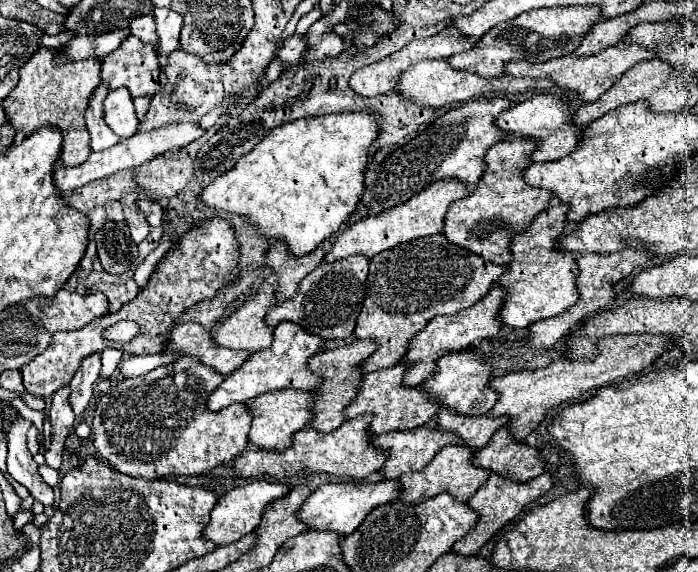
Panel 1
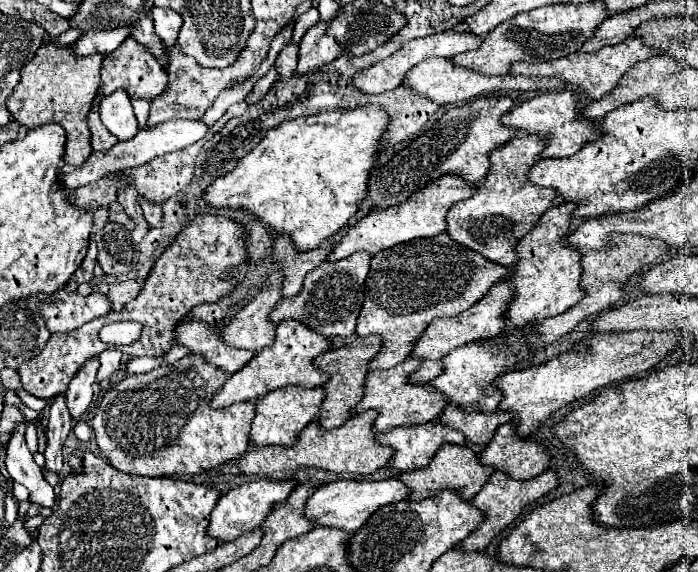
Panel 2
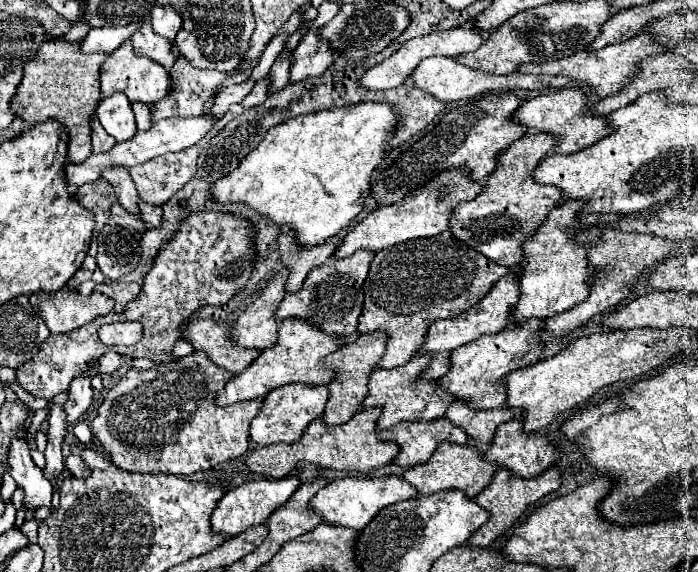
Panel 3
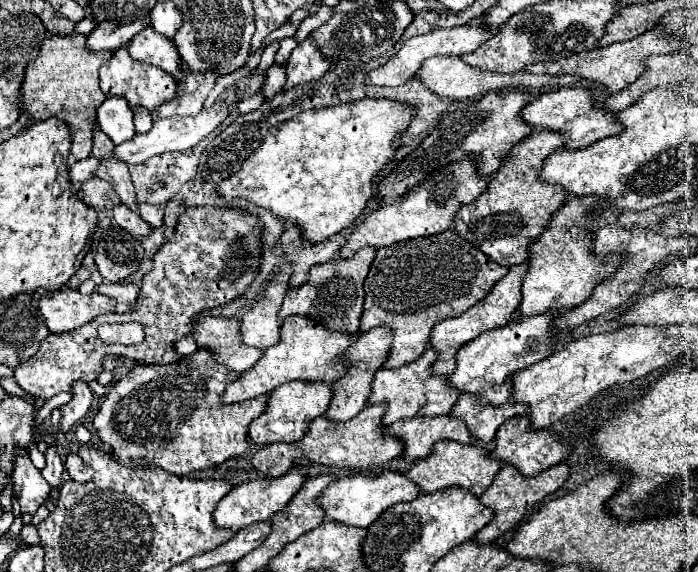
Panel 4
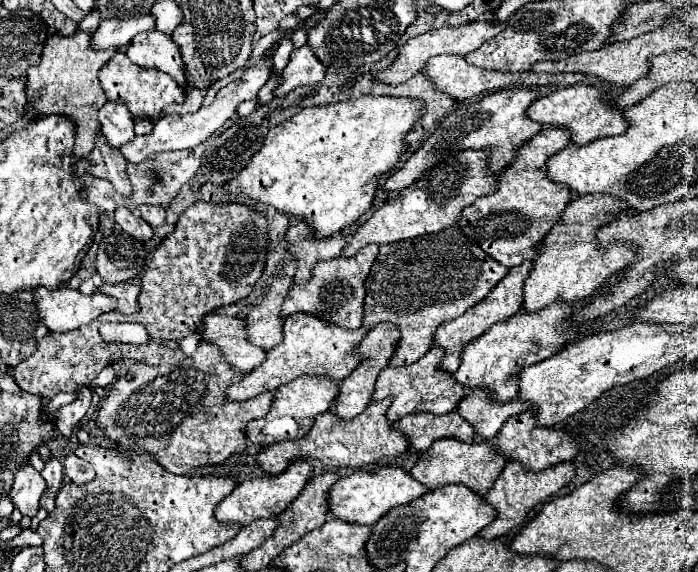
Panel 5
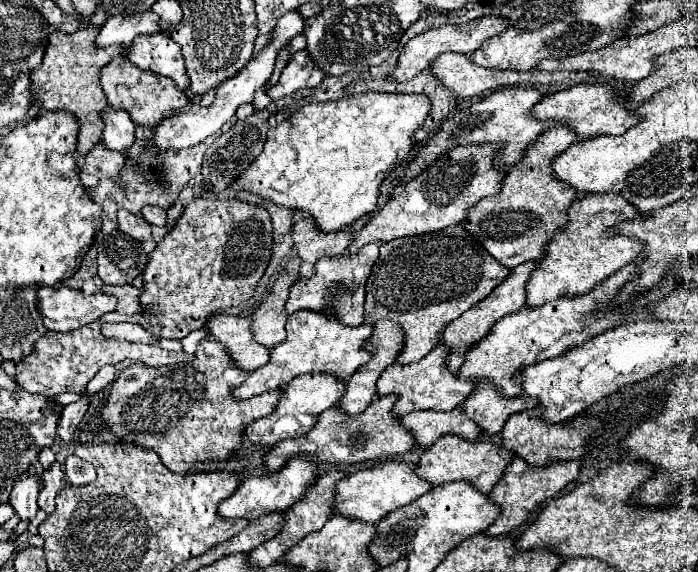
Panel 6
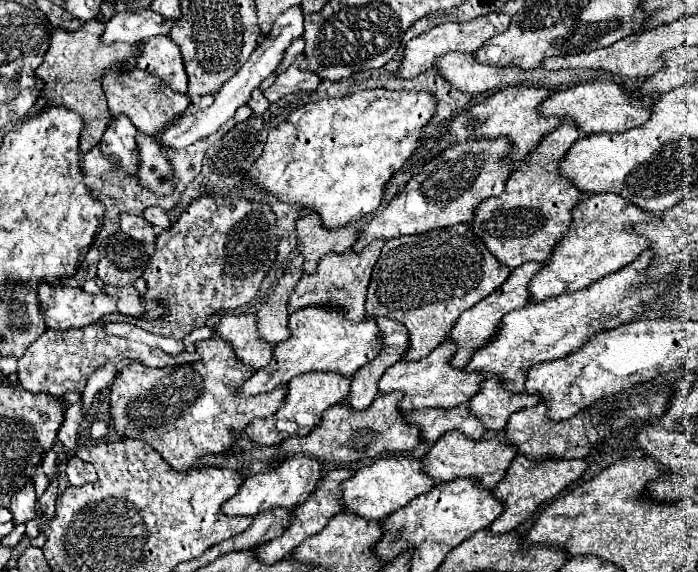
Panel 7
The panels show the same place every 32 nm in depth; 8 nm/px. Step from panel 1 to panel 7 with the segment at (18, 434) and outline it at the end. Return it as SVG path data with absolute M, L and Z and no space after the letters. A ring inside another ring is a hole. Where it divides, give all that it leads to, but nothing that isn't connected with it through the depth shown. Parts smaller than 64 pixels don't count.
M28 482L22 490L18 490L12 498L10 504L10 512L12 512L12 522L14 526L18 524L26 524L28 520L34 518L34 500L36 500L36 492L34 492L34 484Z

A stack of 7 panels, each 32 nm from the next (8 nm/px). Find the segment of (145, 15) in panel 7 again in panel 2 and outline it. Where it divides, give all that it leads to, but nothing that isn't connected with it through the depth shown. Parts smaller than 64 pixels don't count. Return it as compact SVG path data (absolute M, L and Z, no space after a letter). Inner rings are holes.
M132 26L128 28L104 28L100 32L86 32L74 46L78 56L90 54L110 54L114 52L128 36L132 34Z

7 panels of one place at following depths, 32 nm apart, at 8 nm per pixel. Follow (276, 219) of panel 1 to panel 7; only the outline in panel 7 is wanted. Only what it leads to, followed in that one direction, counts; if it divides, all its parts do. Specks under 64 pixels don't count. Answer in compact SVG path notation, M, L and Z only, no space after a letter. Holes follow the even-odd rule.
M368 88L344 98L328 98L302 104L290 112L286 122L268 132L264 154L248 172L248 180L252 180L258 188L268 190L282 202L302 204L316 210L322 216L322 224L326 228L350 224L380 208L388 180L400 172L402 166L414 156L416 148L422 144L420 132L434 114L436 98L422 90L408 92Z

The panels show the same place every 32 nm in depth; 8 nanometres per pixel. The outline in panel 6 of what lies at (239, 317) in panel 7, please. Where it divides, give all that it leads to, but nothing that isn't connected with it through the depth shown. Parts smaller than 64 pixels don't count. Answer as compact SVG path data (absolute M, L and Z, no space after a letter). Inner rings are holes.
M214 316L208 320L210 336L220 340L232 360L246 370L256 370L270 360L270 348L252 340L252 318L250 316Z

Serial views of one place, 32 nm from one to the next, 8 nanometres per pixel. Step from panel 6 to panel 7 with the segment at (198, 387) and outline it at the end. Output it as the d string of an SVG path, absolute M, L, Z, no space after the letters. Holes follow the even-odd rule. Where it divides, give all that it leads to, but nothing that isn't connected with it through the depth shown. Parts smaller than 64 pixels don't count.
M208 338L202 342L196 342L196 352L200 354L198 362L190 364L178 364L176 368L148 368L140 362L132 362L124 366L114 382L112 382L112 394L110 394L110 418L112 428L128 438L144 440L148 442L174 470L188 470L194 466L194 462L204 454L218 454L232 446L234 432L240 432L246 428L246 424L252 418L268 418L274 416L282 404L282 400L288 394L288 386L280 386L266 394L256 396L240 396L240 386L252 376L254 368L248 368L236 360L236 352L232 352L232 346L226 340L220 338Z

